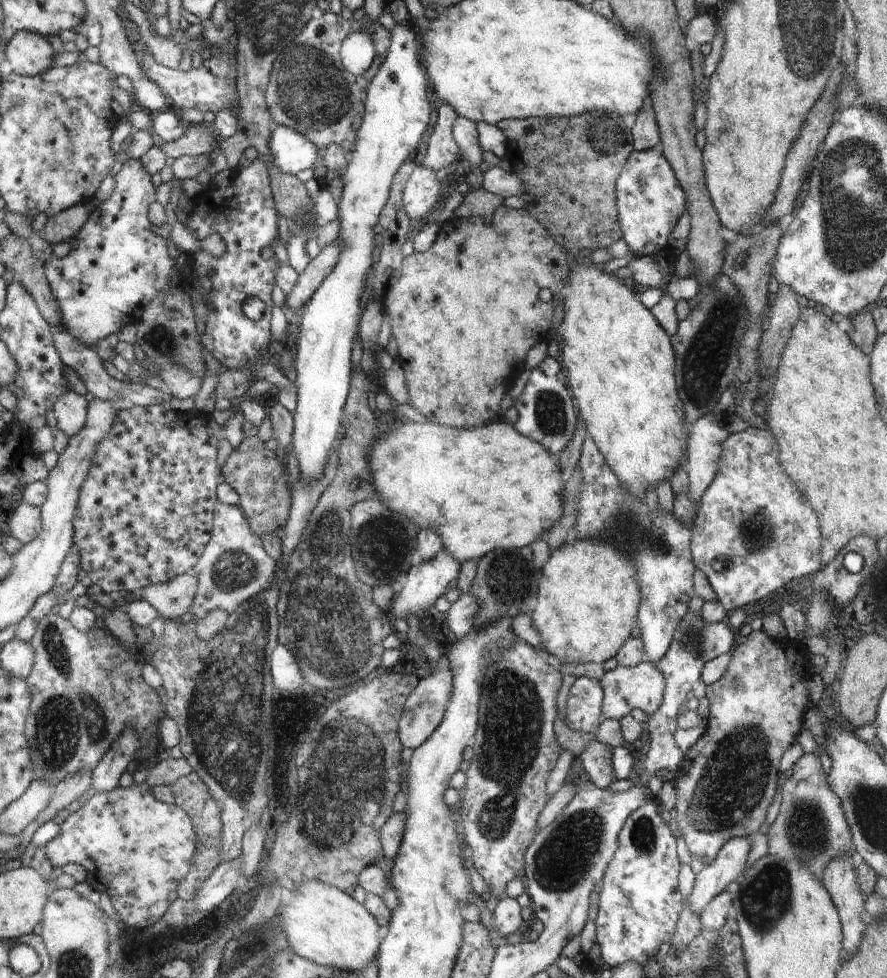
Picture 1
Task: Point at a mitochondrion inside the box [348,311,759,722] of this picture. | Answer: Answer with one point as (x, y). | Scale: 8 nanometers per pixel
(382, 542)

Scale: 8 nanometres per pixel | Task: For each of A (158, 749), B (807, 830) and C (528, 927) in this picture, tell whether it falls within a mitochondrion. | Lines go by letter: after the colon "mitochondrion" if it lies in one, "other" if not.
A: other
B: mitochondrion
C: other

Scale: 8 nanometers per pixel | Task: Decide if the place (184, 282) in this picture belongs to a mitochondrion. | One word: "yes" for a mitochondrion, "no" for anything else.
no

